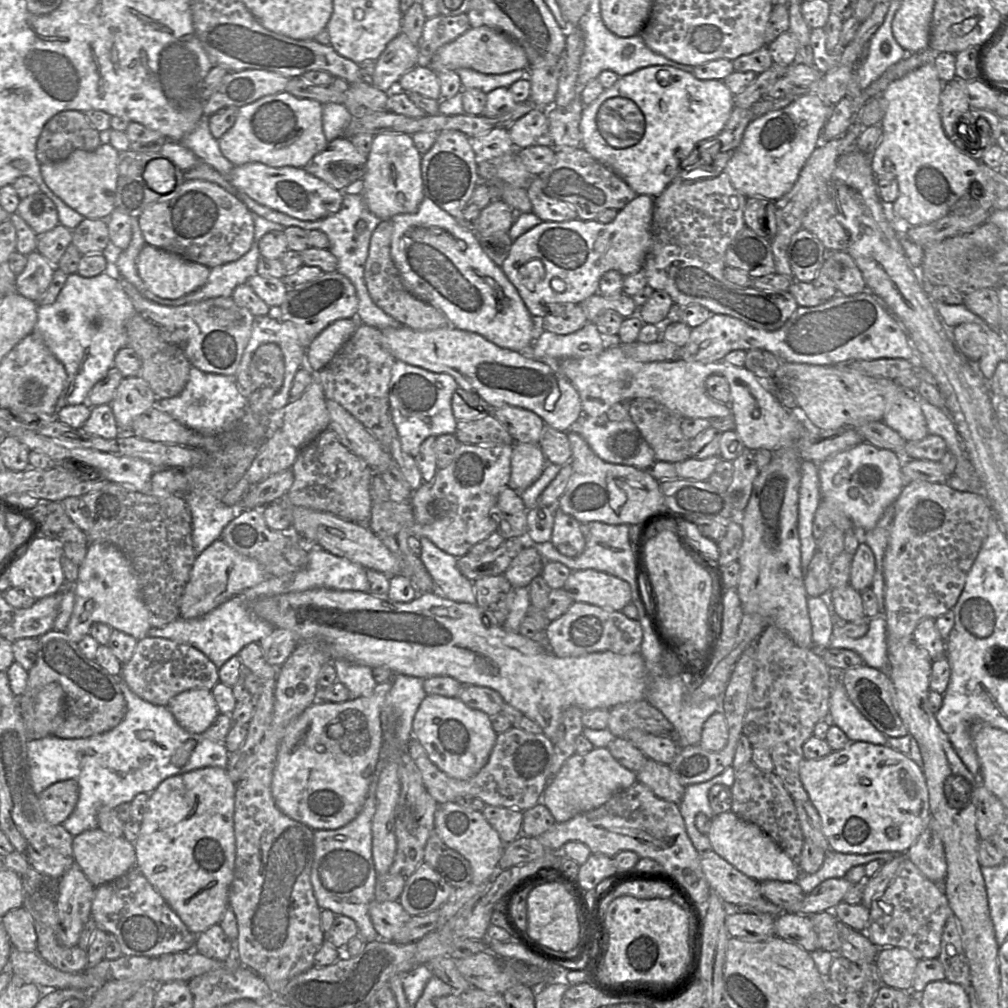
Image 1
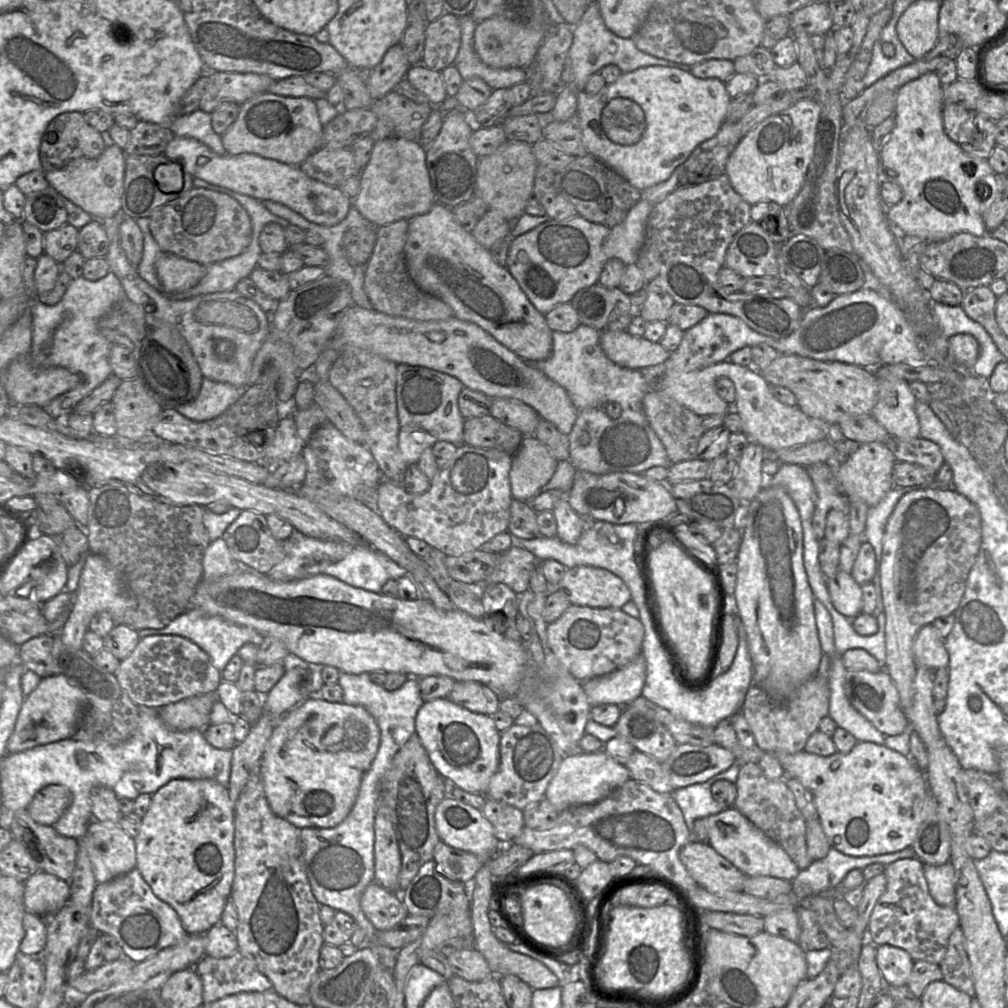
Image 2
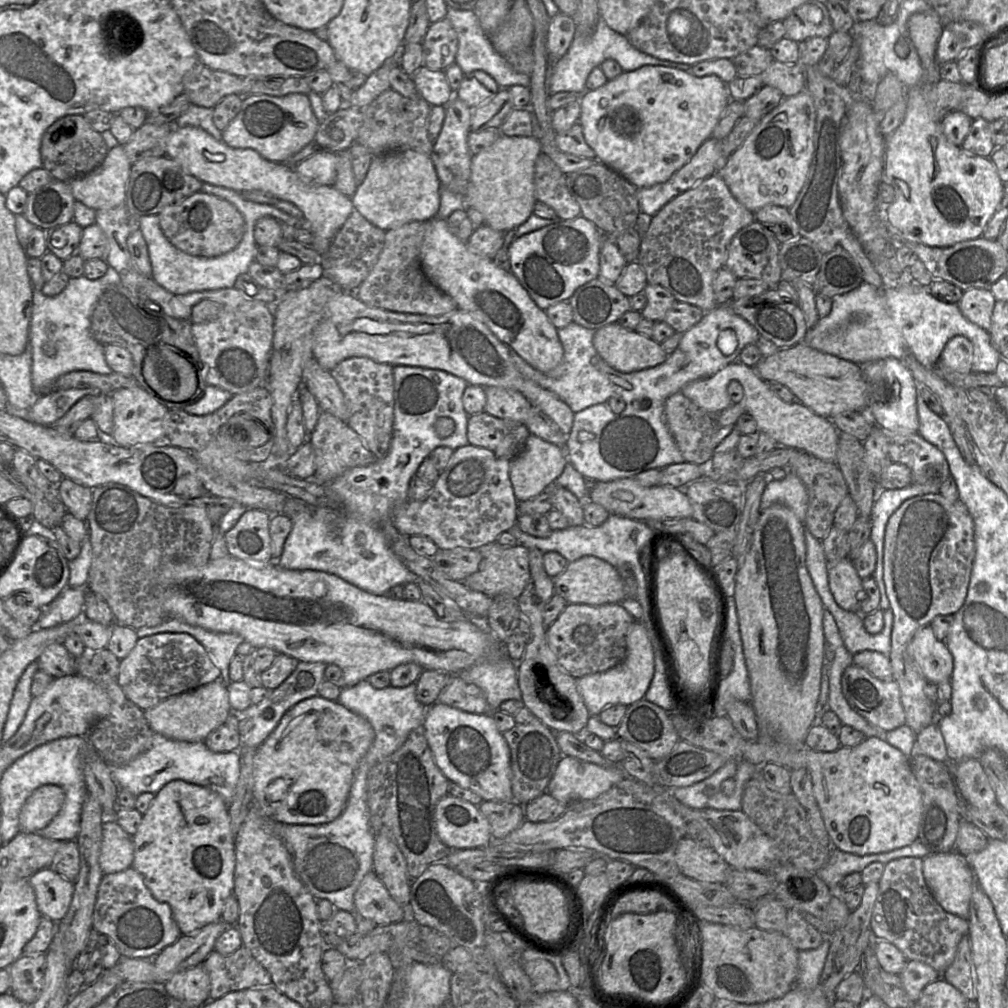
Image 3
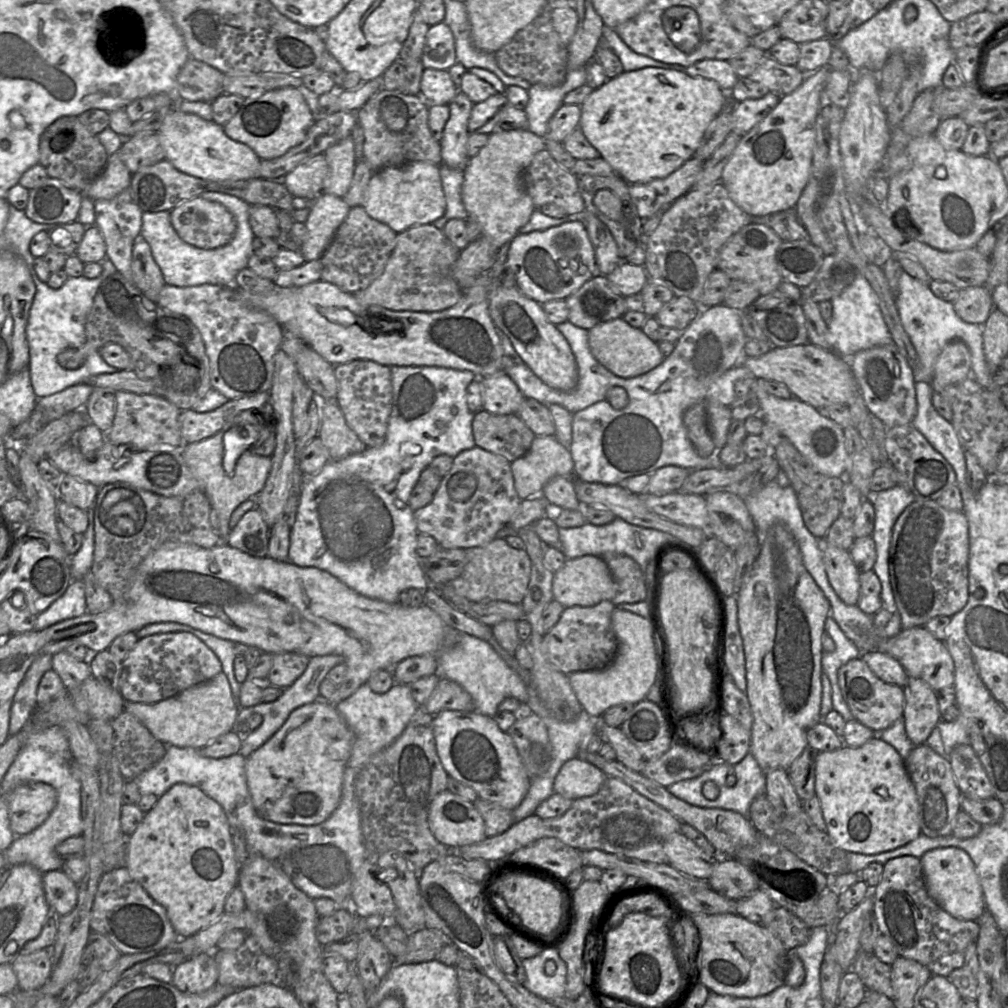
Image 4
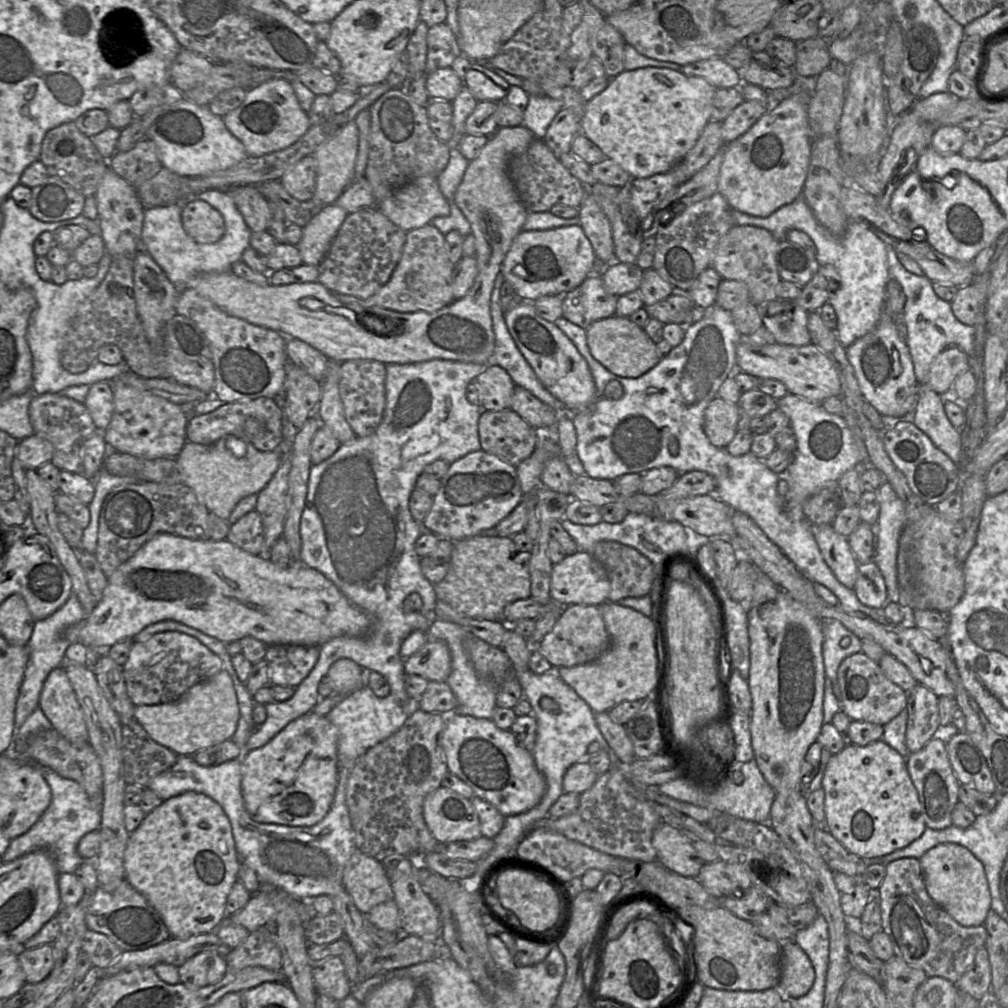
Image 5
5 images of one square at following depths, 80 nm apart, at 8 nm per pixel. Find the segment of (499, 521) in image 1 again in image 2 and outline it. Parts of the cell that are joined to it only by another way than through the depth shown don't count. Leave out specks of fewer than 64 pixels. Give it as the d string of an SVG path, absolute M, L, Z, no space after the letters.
M512 500L507 532L515 539L542 537L537 524L537 512L530 506L529 502Z

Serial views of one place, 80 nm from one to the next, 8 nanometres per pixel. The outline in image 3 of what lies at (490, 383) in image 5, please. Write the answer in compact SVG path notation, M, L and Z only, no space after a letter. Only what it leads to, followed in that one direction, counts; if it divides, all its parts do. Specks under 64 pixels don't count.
M486 387L484 411L497 418L523 423L529 417L532 404L518 391L501 387Z

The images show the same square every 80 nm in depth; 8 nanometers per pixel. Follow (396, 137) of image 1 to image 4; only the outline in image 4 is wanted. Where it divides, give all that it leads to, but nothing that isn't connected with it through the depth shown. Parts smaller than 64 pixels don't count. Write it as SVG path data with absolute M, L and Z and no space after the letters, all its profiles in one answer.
M425 161L380 169L372 174L361 206L371 218L388 225L396 233L412 226L432 223L446 210L439 169L440 166Z

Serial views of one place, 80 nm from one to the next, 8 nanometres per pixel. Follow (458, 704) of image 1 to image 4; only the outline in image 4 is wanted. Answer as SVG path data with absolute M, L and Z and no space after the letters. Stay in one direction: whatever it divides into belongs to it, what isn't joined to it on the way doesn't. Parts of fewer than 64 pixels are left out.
M445 710L434 715L433 731L438 756L450 777L472 788L482 800L512 811L520 805L529 790L530 778L511 736L500 730L493 717Z

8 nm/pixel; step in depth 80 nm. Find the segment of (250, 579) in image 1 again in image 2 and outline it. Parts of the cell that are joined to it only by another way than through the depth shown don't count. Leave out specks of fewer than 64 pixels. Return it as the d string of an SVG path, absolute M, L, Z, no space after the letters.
M223 537L211 542L203 557L203 578L214 578L231 575L241 565L232 557Z

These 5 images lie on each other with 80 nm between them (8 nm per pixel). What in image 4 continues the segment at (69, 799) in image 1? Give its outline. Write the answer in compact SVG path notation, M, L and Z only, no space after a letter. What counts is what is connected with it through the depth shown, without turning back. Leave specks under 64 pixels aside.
M44 782L17 786L8 796L10 827L14 835L27 835L49 817L57 805L56 789Z

